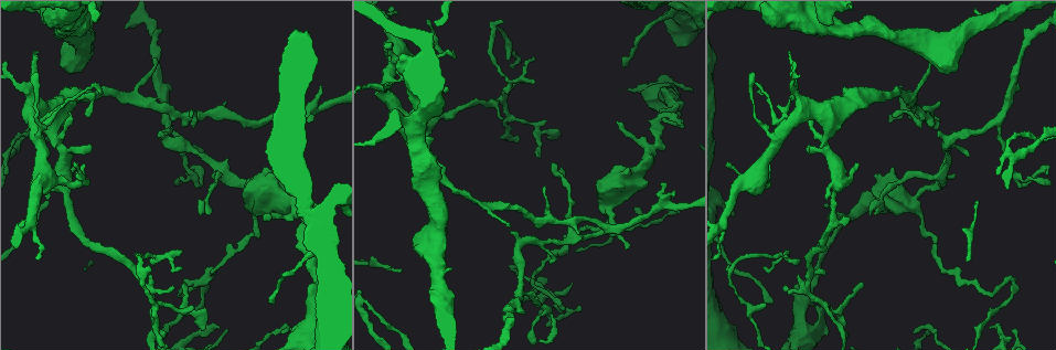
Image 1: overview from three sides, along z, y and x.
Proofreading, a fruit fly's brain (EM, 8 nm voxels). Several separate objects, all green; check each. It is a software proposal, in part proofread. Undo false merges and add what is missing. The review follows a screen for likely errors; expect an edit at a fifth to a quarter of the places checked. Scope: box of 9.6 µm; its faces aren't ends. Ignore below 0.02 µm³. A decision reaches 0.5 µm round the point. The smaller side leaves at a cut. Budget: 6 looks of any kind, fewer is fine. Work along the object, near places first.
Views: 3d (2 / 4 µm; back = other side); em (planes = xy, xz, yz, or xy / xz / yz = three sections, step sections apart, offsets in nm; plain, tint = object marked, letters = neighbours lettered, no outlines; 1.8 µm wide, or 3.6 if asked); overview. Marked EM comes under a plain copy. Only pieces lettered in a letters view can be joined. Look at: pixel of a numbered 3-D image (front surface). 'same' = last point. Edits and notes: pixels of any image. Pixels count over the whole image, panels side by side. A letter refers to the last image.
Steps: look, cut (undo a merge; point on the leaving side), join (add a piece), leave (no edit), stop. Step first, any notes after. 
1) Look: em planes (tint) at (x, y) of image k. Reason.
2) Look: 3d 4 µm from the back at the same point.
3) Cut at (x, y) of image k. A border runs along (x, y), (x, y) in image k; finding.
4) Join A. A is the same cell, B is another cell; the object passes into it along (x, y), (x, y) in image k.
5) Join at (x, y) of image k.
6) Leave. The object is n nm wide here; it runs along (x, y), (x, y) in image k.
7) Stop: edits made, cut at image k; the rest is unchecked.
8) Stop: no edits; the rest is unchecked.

Look: 3d 4 µm at (389, 71) of image 1.

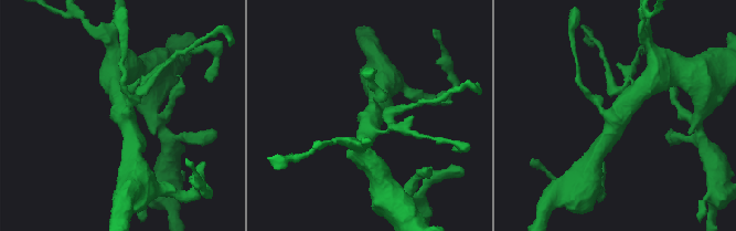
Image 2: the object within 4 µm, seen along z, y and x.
Look: em planes (tint) at (617, 117) of image 2. Shape alone is not enough.

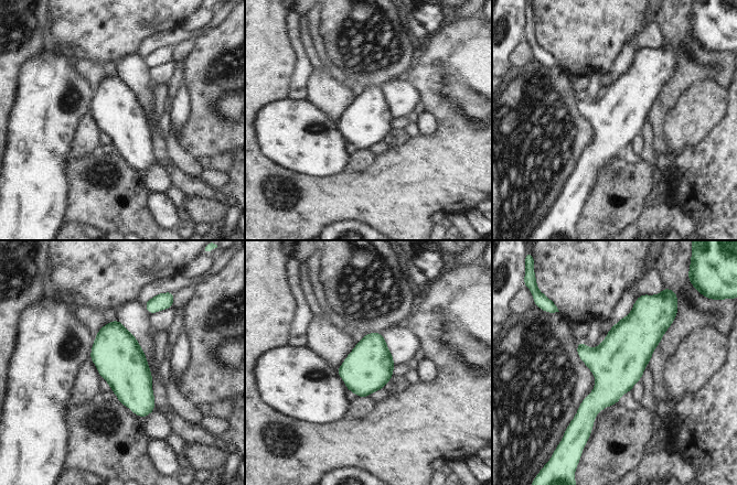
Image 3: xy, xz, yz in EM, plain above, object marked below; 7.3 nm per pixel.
Look: em planes (letters) at the same point.

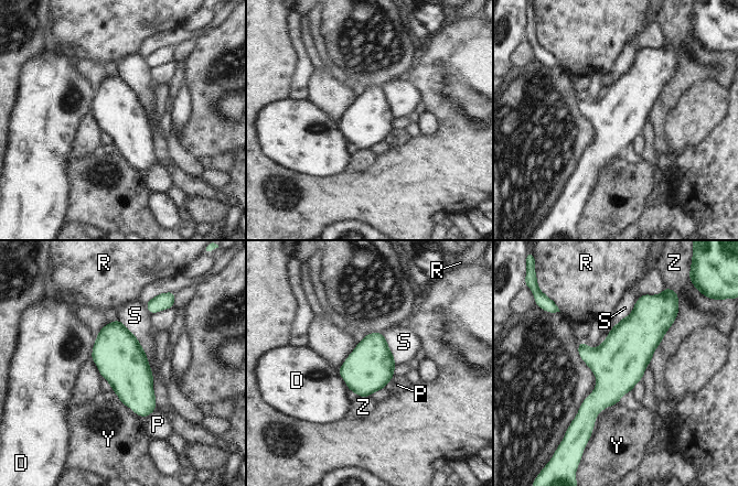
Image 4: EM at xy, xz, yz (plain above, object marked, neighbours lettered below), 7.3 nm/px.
Leave. D, P, R, S, Y and Z are other cells; one neuron here.

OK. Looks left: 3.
Look: em planes (letters) at (388, 84) of image 1. Thin end.

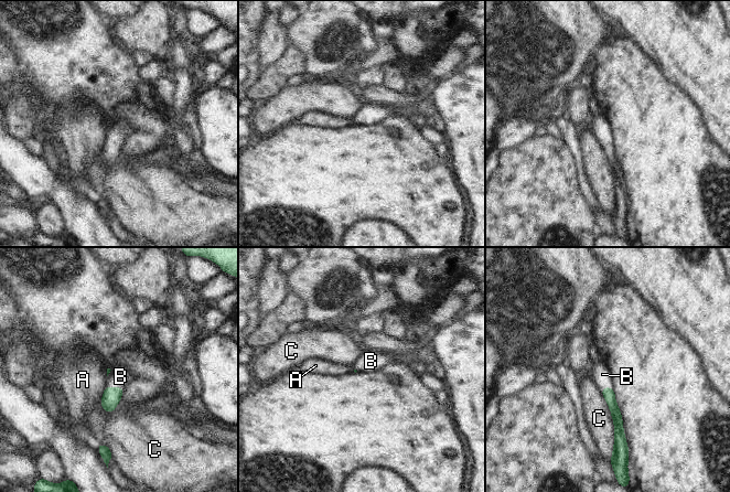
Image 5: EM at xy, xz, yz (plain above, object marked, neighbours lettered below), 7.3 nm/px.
Join B. B is the same cell, A and C are other cells; the object passes into it along (111, 396), (116, 387), (120, 376) in image 5; it goes on there.

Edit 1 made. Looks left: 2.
Stop: edits made, join at image 5; the rest is unchecked.

